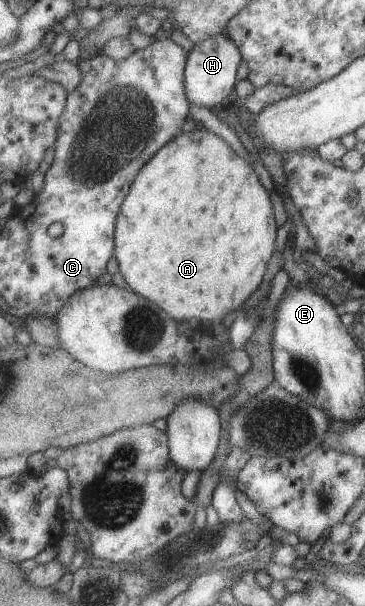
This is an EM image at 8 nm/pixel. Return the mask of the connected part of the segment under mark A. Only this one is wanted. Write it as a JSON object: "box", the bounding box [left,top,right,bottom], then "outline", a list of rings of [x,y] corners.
{"box":[115,130,279,327],"outline":[[[211,130],[185,132],[141,170],[123,205],[115,236],[119,276],[179,322],[195,318],[196,322],[205,320],[217,327],[235,310],[242,312],[247,300],[264,284],[277,250],[279,228],[271,192],[263,186],[250,160],[239,156],[225,138]]]}

